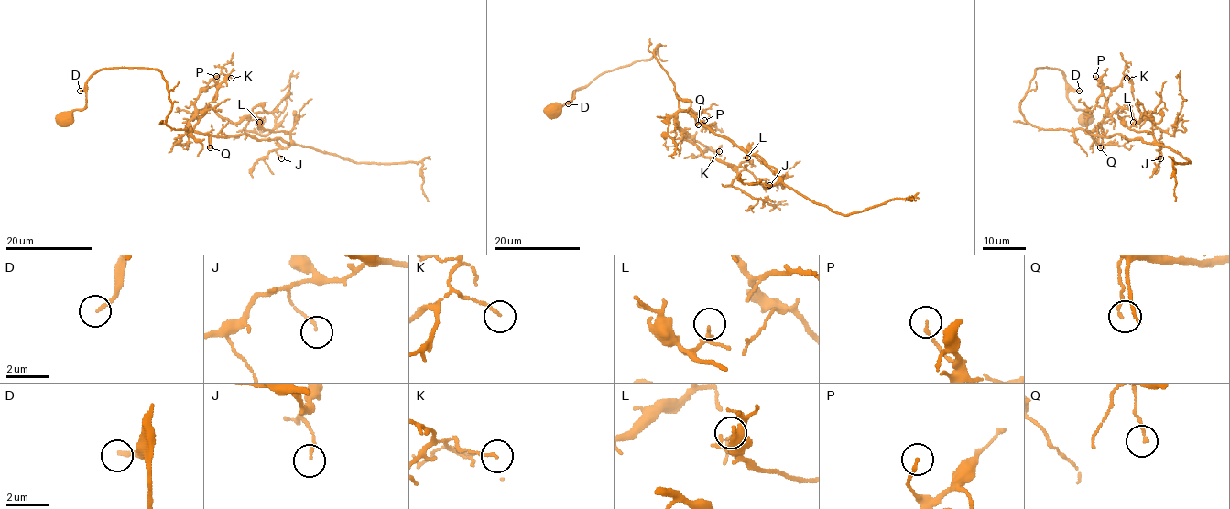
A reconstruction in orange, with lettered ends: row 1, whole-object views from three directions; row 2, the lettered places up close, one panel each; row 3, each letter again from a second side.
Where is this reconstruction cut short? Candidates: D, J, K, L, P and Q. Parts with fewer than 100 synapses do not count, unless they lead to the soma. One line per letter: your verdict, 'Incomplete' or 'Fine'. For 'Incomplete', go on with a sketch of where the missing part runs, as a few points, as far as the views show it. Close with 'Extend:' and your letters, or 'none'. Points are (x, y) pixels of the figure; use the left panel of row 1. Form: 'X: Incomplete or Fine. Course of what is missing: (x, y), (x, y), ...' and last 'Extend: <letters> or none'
D: Fine
J: Fine
K: Fine
L: Fine
P: Fine
Q: Fine
Extend: none

